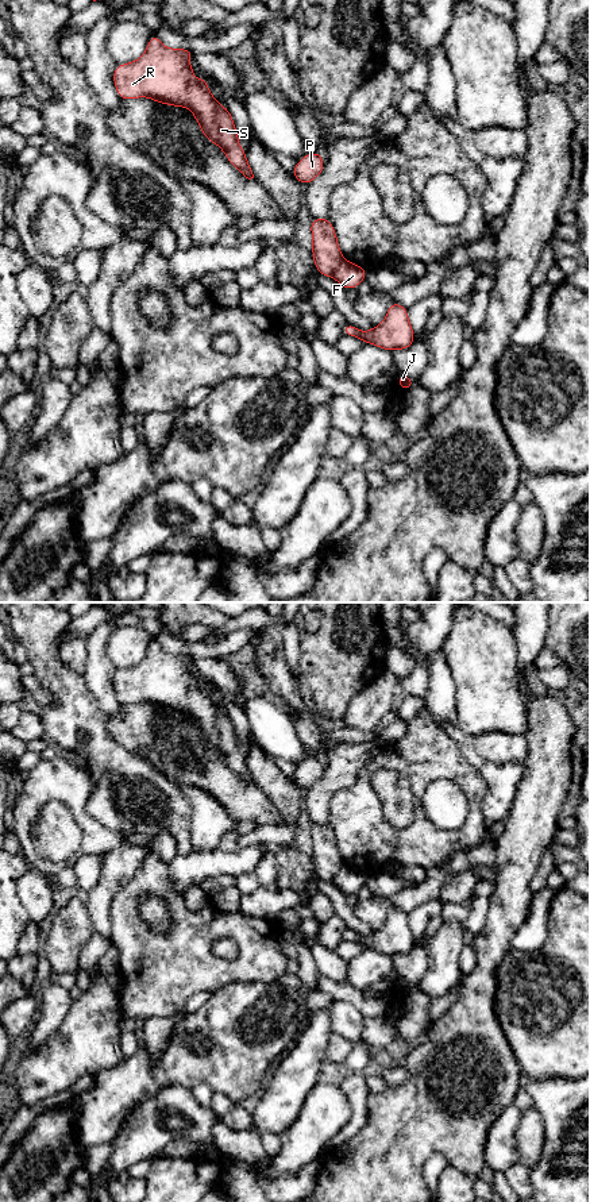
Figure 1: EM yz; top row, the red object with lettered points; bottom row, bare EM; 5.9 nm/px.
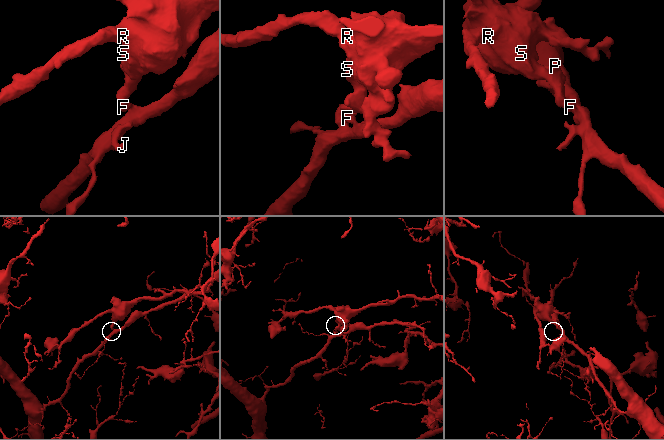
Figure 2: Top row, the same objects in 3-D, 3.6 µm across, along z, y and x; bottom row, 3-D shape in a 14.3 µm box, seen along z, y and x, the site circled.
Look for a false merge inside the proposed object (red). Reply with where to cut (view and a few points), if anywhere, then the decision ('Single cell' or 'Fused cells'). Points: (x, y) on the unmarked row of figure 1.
Split along yz (344, 865), (332, 882). Fused cells

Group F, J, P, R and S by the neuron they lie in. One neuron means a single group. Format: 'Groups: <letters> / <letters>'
Groups: F J / P R S

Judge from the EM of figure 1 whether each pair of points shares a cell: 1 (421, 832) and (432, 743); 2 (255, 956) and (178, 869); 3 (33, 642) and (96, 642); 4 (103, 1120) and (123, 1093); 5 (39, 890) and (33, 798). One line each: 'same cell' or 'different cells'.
1: same cell
2: different cells
3: different cells
4: same cell
5: different cells

